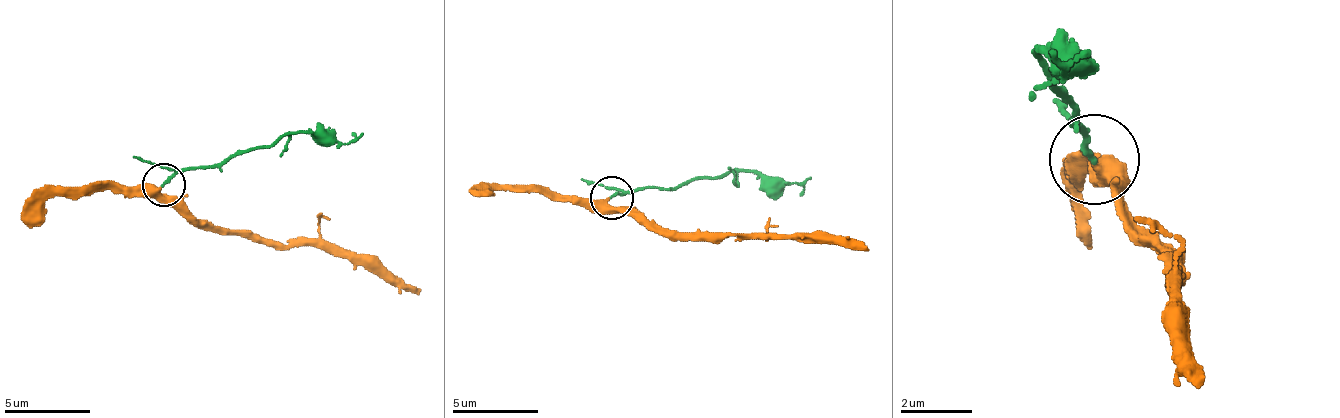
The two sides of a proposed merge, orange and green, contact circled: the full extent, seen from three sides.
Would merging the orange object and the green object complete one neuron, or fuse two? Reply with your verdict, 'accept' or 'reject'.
accept

